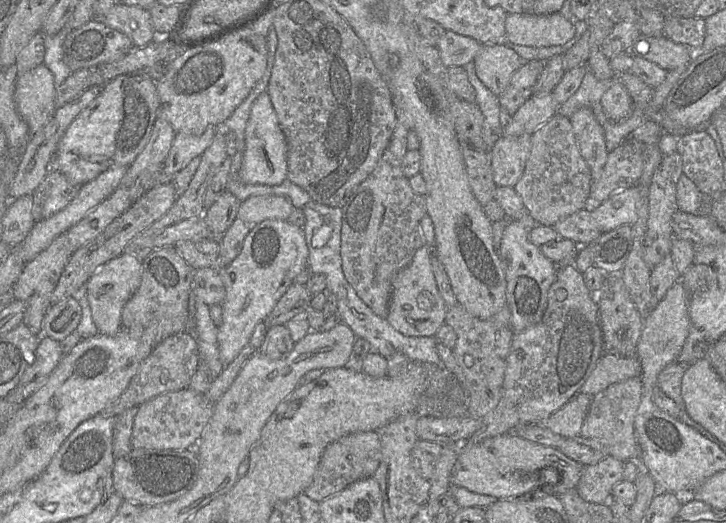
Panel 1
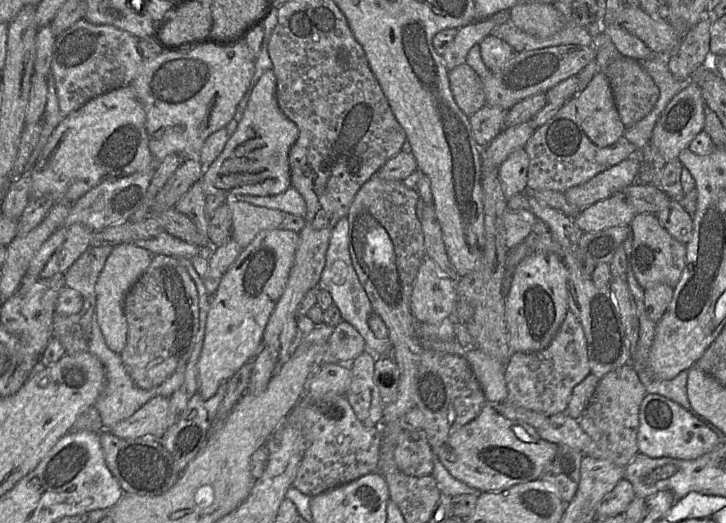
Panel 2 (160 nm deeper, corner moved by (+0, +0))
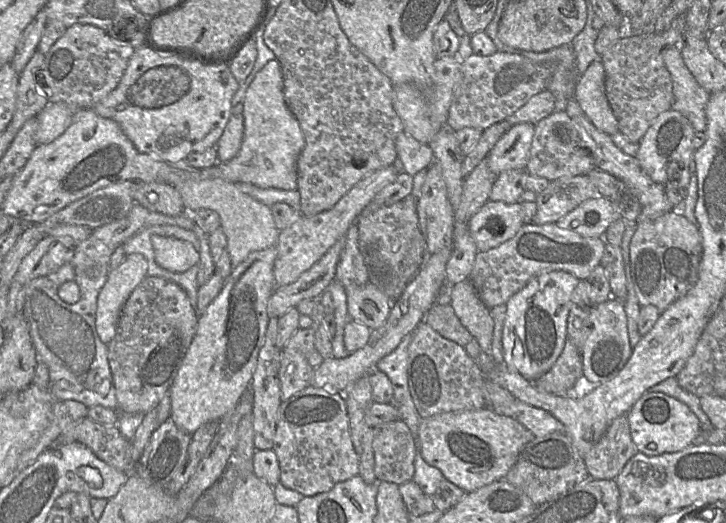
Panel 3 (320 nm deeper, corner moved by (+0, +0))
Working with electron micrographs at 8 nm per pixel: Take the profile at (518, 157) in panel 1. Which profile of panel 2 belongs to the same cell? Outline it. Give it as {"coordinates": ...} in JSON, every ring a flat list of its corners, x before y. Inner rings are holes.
{"coordinates":[[524,148,511,153,499,166,498,176,506,200,527,190,529,157]]}

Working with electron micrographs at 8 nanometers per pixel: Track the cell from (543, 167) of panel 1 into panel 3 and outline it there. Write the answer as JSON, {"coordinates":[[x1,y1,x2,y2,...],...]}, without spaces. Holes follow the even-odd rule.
{"coordinates":[[565,111,553,112,536,124,526,166,528,174,554,181,562,177,587,175,595,168,579,129]]}

